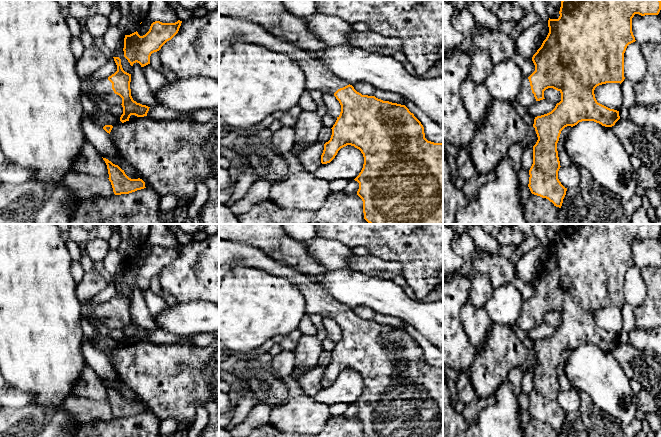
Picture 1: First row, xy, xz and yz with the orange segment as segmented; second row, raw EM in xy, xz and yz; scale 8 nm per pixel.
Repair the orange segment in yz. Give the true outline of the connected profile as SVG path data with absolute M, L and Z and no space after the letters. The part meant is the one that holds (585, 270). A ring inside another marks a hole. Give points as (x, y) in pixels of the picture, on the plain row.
M562 224L559 242L549 242L549 257L532 281L535 295L529 301L523 301L521 314L515 323L520 329L529 332L536 325L545 323L544 315L548 312L553 312L561 317L561 325L551 336L534 343L533 351L538 364L533 370L533 388L529 394L528 411L532 418L546 422L554 430L561 432L567 415L567 412L558 403L558 395L561 390L557 367L561 355L567 350L573 351L582 345L594 345L602 350L612 351L620 343L619 335L597 326L594 314L602 308L621 308L624 305L624 277L627 270L636 265L632 256L632 242L635 238L658 239L660 234L660 224Z

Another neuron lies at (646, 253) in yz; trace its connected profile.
M635 238L632 242L632 256L640 269L661 267L661 242L658 239Z

